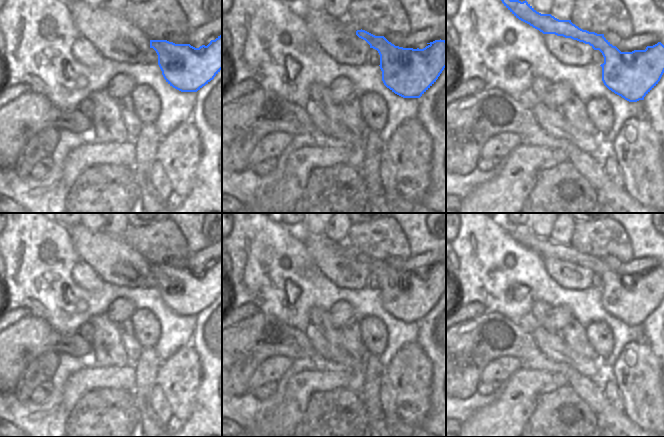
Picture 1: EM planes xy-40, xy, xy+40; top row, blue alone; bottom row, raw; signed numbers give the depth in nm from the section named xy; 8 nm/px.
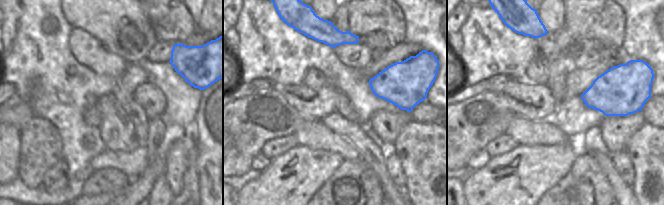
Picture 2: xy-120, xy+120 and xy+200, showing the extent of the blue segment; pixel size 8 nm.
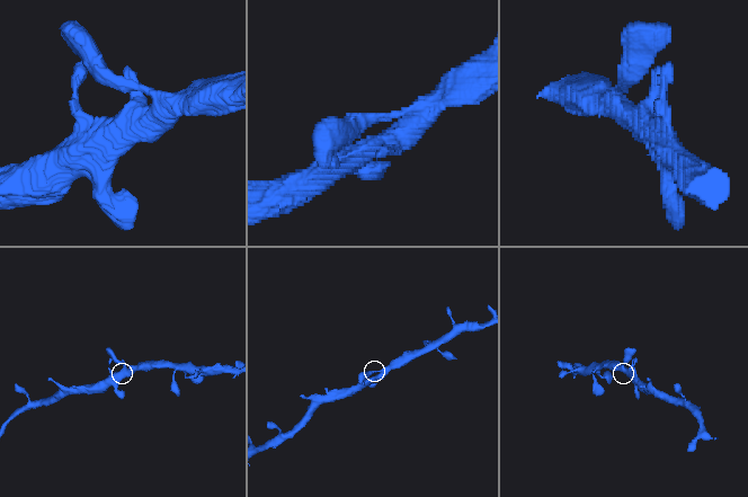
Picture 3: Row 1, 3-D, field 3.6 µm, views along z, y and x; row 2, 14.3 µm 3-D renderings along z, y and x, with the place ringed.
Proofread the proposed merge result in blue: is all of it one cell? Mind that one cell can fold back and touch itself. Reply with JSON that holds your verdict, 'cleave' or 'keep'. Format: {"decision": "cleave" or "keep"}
{"decision": "keep"}

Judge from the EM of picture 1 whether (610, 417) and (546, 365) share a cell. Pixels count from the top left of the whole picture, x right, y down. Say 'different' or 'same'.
same

